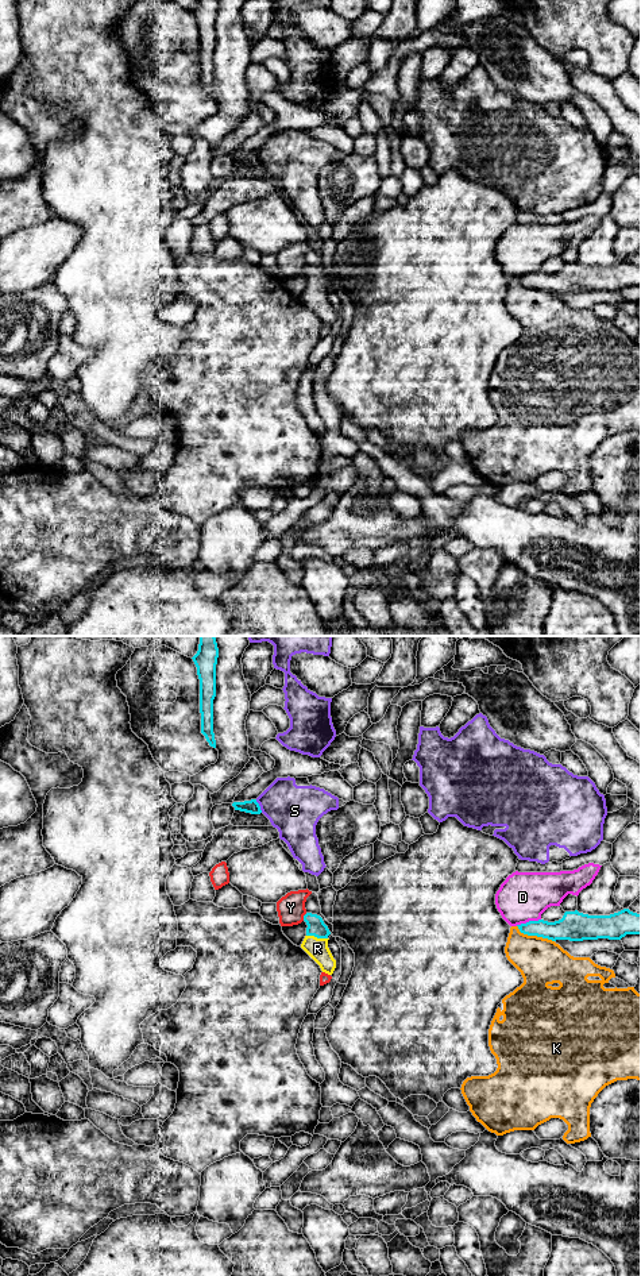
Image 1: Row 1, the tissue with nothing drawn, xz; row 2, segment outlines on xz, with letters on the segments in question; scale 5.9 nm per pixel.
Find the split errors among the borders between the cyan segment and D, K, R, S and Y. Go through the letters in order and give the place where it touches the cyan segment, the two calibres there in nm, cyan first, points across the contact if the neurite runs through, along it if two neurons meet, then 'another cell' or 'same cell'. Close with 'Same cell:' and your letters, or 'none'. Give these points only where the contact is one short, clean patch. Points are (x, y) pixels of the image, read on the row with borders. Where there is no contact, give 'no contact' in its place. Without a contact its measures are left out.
D: xz (529, 921) | 150/300 nm | another cell
K: xz (535, 935) | 180/280 nm | another cell
R: xz (317, 937) | 110/130 nm | across xz (316, 926), (317, 937), (317, 948) | same cell
S: xz (259, 806) | 80/300 nm | another cell
Y: xz (304, 917) | 110/160 nm | along xz (307, 913), (302, 920) | another cell
Same cell: R

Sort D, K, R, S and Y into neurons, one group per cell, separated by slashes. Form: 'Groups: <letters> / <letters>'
Groups: D / K / R / S / Y

